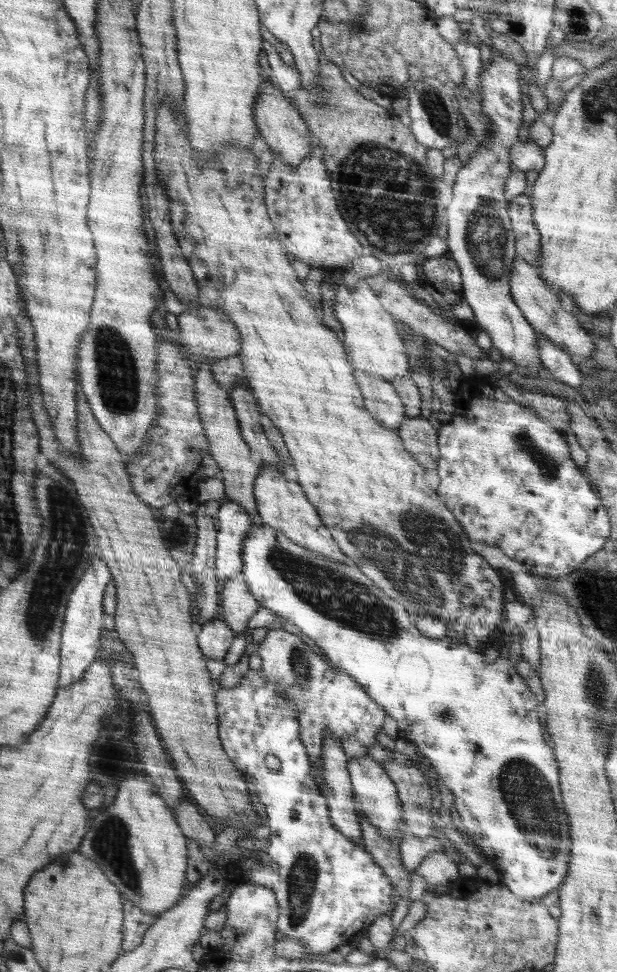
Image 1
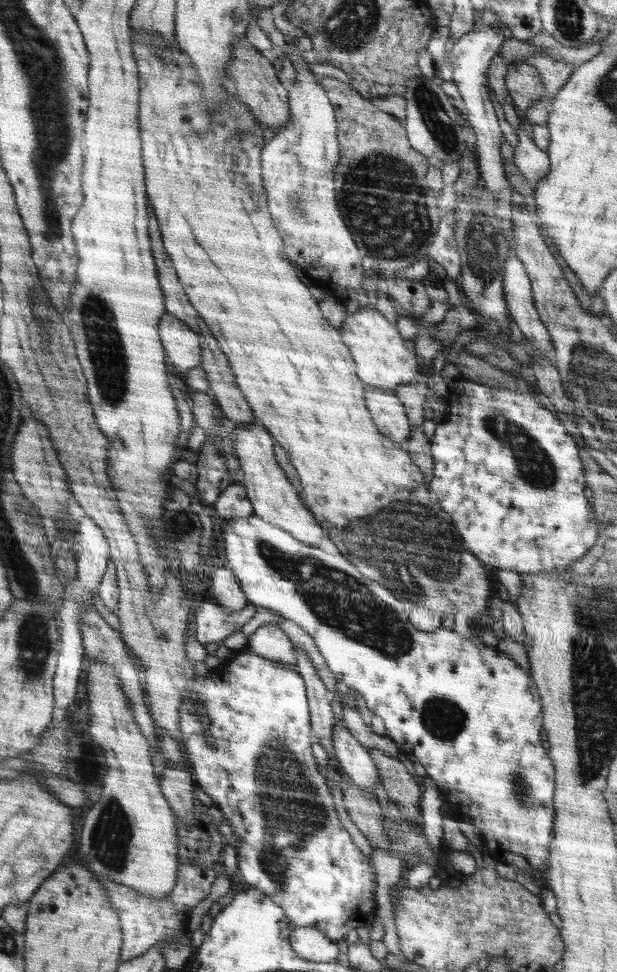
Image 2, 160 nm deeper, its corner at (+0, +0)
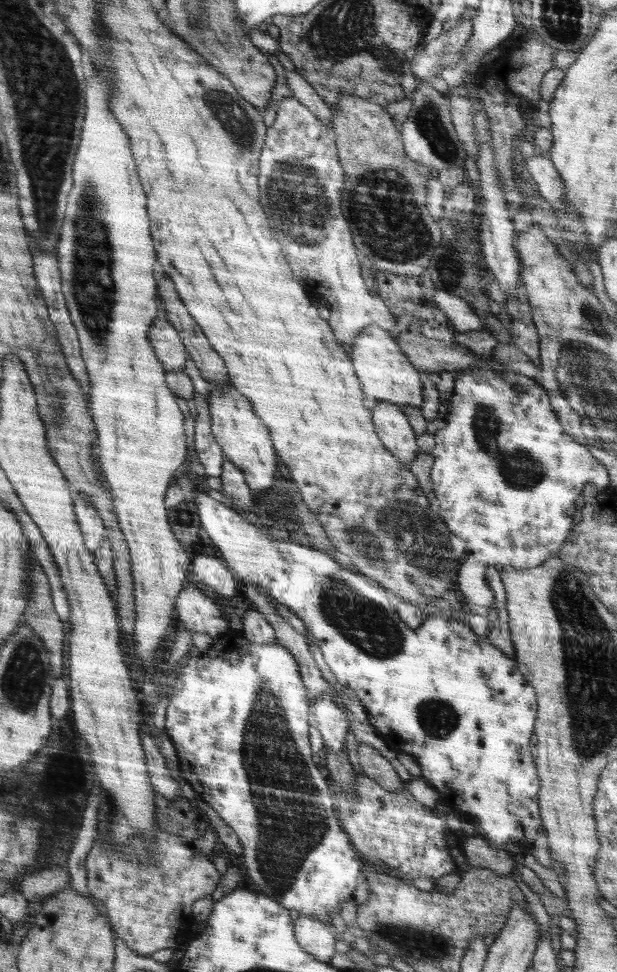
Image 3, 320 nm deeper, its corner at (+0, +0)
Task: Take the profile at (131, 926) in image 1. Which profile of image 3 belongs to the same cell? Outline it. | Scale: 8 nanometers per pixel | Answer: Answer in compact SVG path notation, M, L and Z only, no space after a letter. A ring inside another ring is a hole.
M158 829L153 835L153 846L155 846L156 849L156 852L154 852L154 864L148 864L148 860L146 860L146 857L148 857L146 851L149 849L148 837L132 835L125 844L125 847L129 848L132 852L130 852L130 854L122 854L122 852L116 852L116 850L106 850L107 848L104 848L101 836L98 835L95 837L92 850L88 852L88 857L86 858L87 887L90 894L92 894L94 898L98 898L98 900L102 900L102 902L104 902L109 920L111 921L111 926L117 936L128 945L130 950L133 950L138 955L144 956L149 956L149 954L152 954L157 950L162 950L164 948L175 948L183 945L184 943L188 943L188 941L195 935L190 930L191 926L195 923L195 919L192 916L192 904L194 904L196 900L200 900L200 898L211 895L212 891L216 888L216 885L220 882L220 873L216 870L214 864L210 862L206 856L202 856L200 858L199 856L191 854L190 847L182 840L182 838L180 838L180 836L174 836L168 832Z

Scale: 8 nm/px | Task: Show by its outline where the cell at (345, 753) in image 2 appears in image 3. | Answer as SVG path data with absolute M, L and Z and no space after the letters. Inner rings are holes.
M322 694L311 704L311 725L320 730L327 750L341 753L346 751L346 731L350 720L342 713L332 698Z

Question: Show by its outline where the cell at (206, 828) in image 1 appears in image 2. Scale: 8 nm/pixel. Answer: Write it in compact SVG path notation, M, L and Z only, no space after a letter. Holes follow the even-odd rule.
M170 764L161 772L160 780L160 789L163 790L164 797L172 806L176 817L190 828L195 826L197 822L193 807L196 798L194 795L196 785L188 770L178 770L176 766Z

